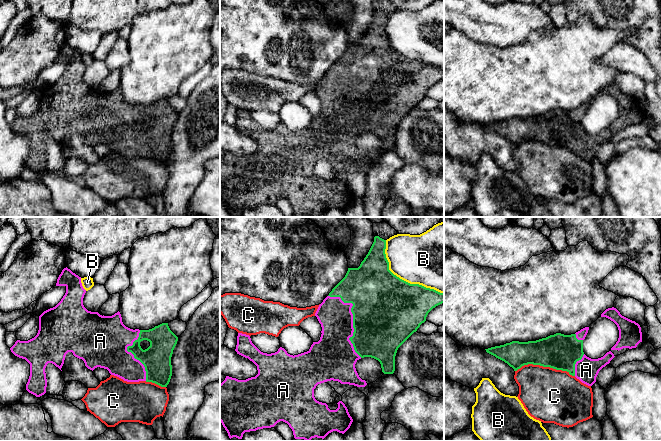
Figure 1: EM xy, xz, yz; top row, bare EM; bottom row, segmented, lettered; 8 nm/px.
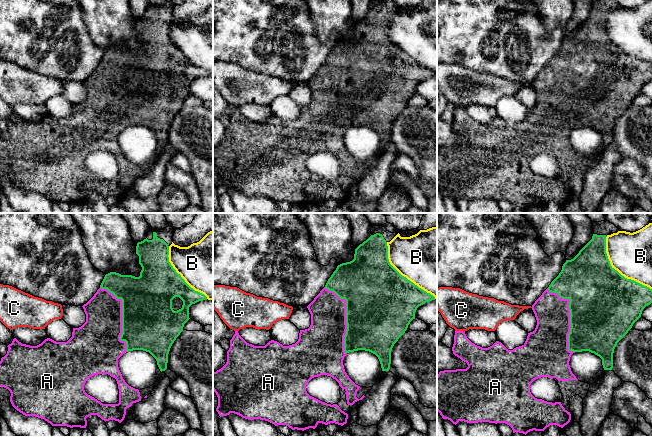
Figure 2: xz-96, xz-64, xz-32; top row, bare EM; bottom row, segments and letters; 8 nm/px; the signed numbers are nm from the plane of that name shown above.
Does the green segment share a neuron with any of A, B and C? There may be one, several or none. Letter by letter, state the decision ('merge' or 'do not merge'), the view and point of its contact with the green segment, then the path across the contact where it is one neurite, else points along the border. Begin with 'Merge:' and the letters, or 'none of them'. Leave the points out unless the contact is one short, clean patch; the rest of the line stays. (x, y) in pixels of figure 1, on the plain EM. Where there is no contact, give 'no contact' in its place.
Merge: A
A: merge; contact xz (353, 95)
B: do not merge; contact xz (401, 55)
C: do not merge; contact yz (545, 142)

